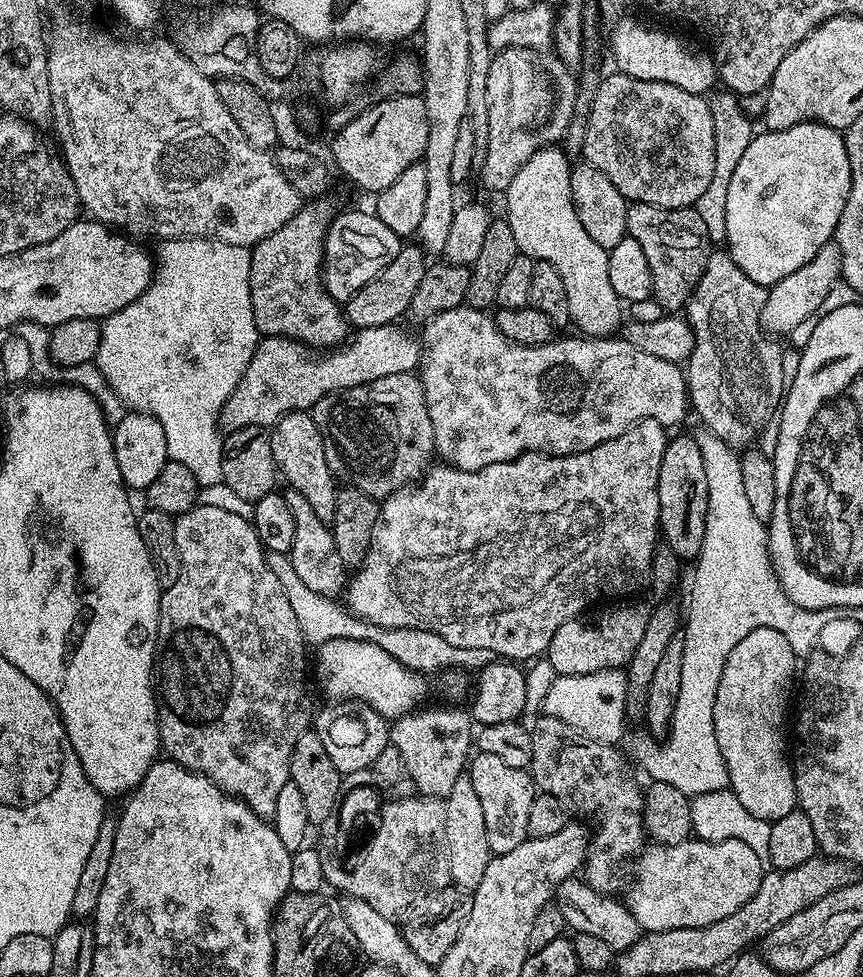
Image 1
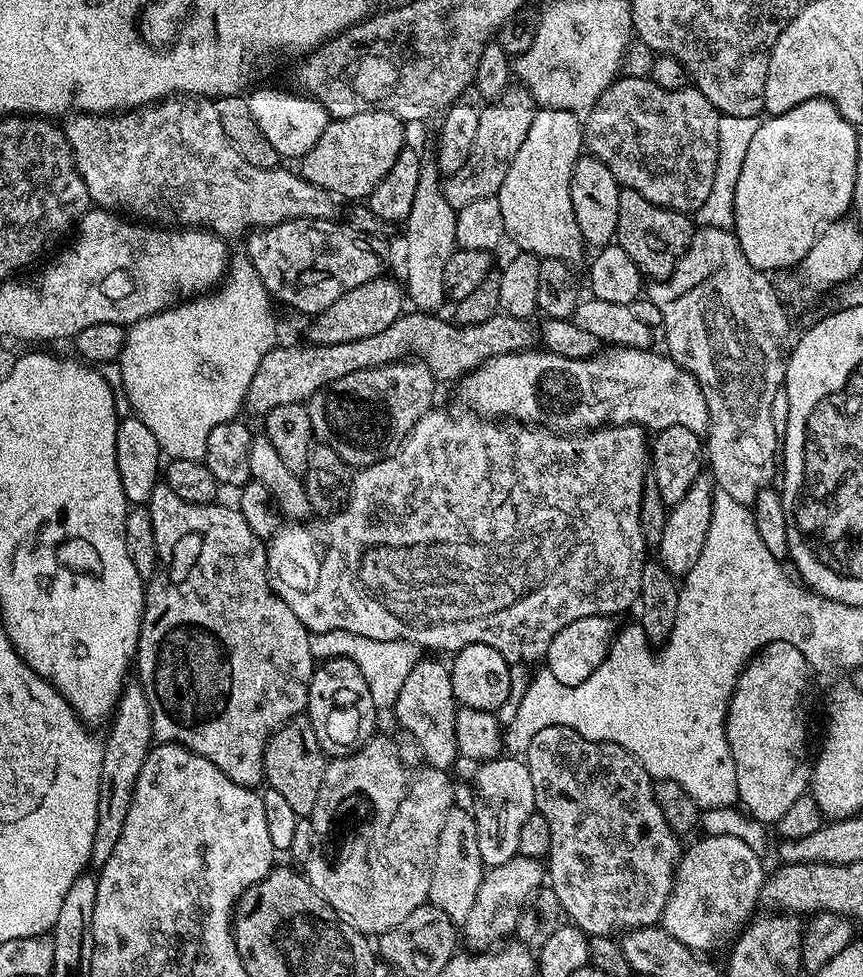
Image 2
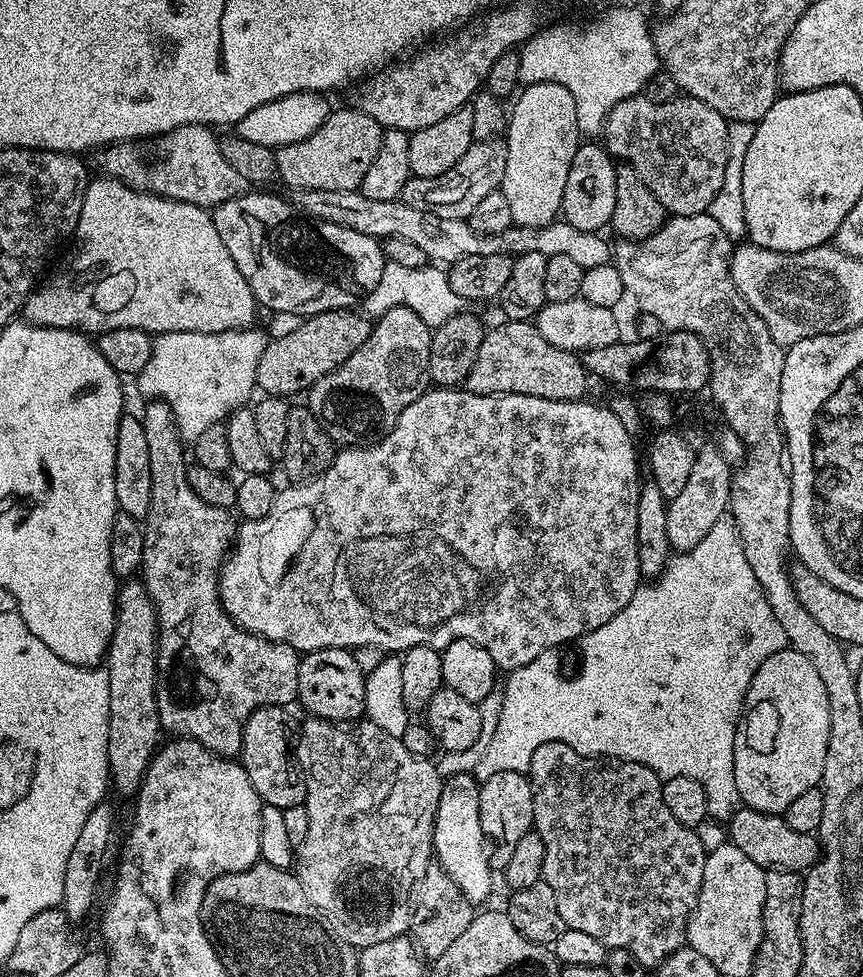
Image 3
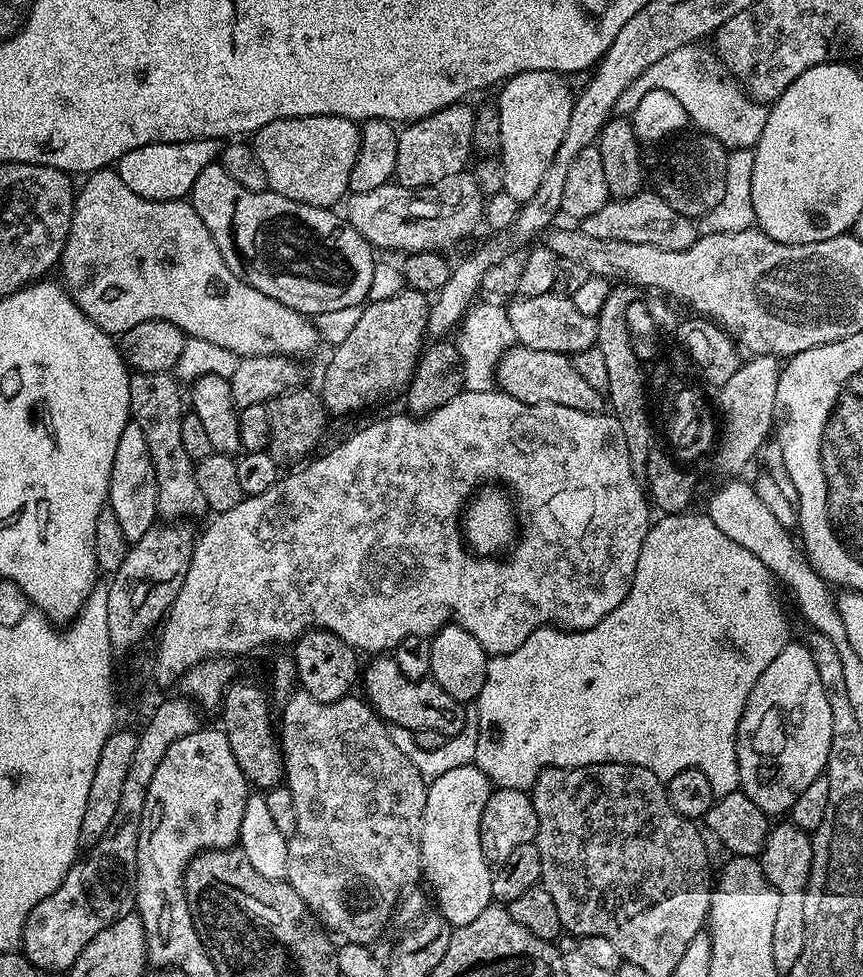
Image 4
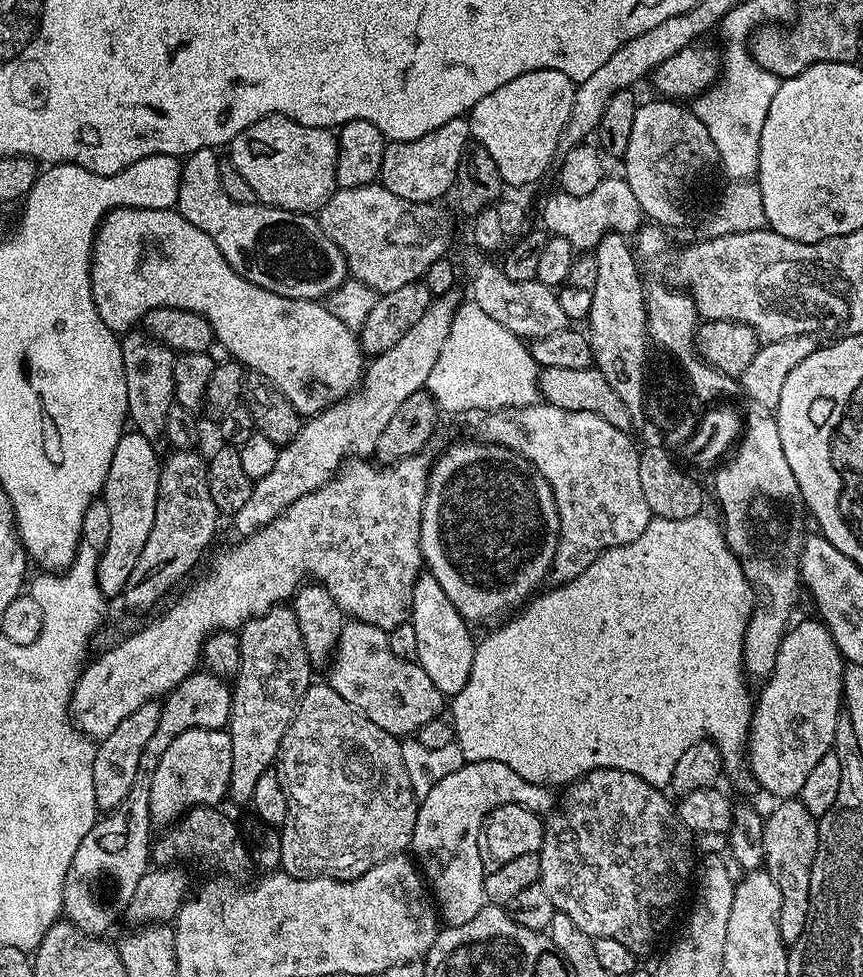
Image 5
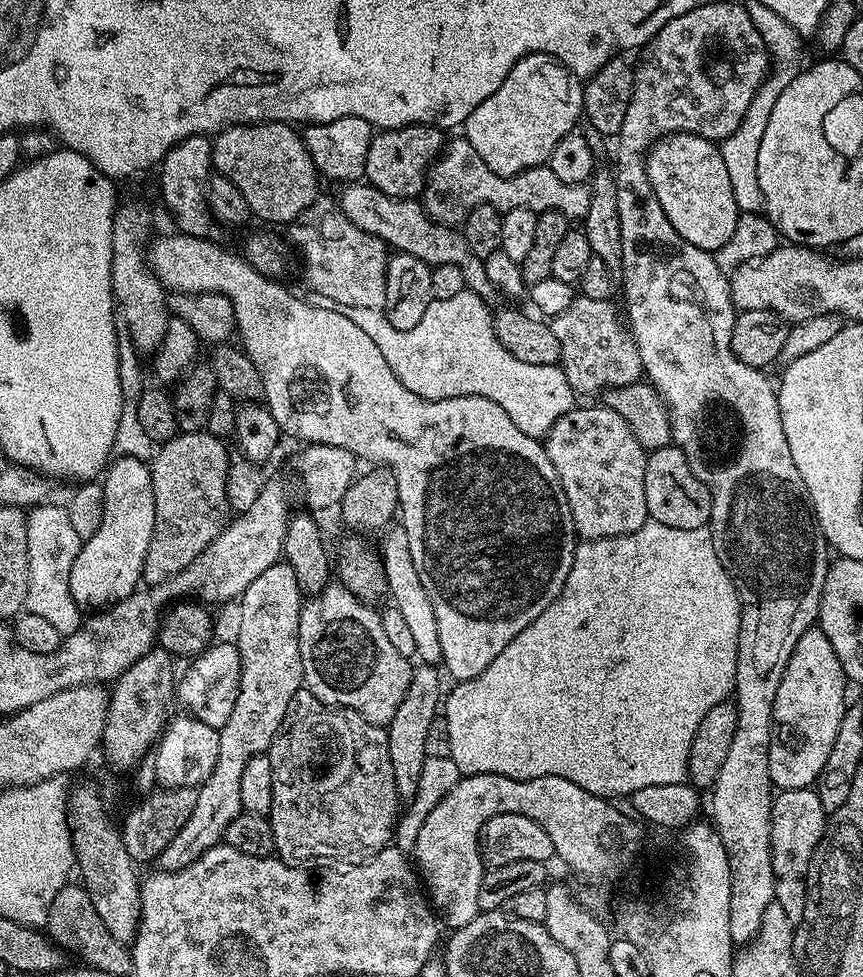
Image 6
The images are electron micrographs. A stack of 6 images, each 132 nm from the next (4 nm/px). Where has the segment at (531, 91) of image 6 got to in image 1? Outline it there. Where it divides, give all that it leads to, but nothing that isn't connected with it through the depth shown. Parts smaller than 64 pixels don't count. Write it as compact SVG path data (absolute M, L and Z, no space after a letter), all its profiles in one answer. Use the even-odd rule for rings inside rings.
M563 147L539 148L522 165L508 186L506 219L514 234L514 242L518 242L523 255L529 256L534 262L538 260L550 262L558 270L558 274L562 274L562 286L566 286L566 298L570 302L571 323L577 324L581 328L577 329L585 337L608 338L615 333L612 331L616 327L616 331L621 327L620 308L622 308L622 301L618 298L618 294L614 294L614 285L610 282L608 249L598 246L598 242L594 242L594 238L590 238L590 234L586 234L586 226L582 226L582 222L578 222L578 214L572 201L571 177L570 157Z

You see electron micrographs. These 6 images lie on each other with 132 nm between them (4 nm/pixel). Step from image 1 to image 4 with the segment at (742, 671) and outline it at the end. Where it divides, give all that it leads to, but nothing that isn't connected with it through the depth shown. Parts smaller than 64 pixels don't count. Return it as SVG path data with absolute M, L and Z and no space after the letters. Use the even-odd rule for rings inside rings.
M802 642L785 643L782 654L762 670L762 678L754 682L754 690L750 690L750 698L746 698L746 706L736 731L736 753L738 754L738 770L740 771L740 788L769 817L776 818L779 812L791 813L794 802L798 802L798 794L806 790L814 778L825 775L830 754L830 702L826 702L826 690L822 690L822 682L818 675L818 666L814 662L814 654Z

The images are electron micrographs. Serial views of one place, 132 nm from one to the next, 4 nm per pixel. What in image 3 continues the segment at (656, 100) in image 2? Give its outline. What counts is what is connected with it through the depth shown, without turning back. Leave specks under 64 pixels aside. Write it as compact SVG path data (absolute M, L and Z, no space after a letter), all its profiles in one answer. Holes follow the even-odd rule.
M641 94L618 102L618 106L614 106L614 110L610 110L610 114L604 119L603 147L608 149L609 156L629 164L638 178L646 182L654 198L658 198L658 202L662 202L662 206L672 216L707 212L726 174L729 121L718 114L718 110L706 106L706 102L687 94L656 100L651 100L648 94Z

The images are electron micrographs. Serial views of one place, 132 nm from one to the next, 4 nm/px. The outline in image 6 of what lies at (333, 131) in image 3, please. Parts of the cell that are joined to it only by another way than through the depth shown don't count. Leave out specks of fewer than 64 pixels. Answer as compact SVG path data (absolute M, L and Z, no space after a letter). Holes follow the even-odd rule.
M261 122L259 124L234 124L224 129L212 140L212 166L219 175L230 178L238 190L242 190L242 198L250 206L253 217L258 221L265 220L265 225L291 225L293 220L302 214L321 195L322 177L316 171L308 147L304 145L304 137L291 123Z

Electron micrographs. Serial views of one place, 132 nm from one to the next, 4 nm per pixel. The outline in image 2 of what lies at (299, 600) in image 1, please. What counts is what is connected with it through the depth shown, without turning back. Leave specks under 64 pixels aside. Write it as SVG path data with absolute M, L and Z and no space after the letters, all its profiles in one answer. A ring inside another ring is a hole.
M346 630L333 632L317 632L310 639L312 659L316 662L346 658L362 670L362 678L366 678L366 686L370 690L370 698L376 703L377 709L391 709L395 705L398 694L402 690L402 682L410 678L410 670L422 658L419 644L405 640L375 640L365 636L355 636Z

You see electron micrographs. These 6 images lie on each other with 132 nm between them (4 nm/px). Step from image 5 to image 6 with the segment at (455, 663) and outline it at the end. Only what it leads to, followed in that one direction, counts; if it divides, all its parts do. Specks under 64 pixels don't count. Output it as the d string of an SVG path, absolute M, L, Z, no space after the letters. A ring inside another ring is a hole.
M402 526L389 527L386 532L387 536L388 541L384 544L384 552L382 548L382 563L384 565L387 595L389 597L392 595L391 603L398 610L402 610L404 619L414 637L416 656L423 663L433 666L439 665L443 661L443 656L442 641L438 639L438 618L434 616L434 606L430 602L430 594L426 594L426 586L422 586L422 578L418 578L418 570L414 570L414 557L410 554L410 538L406 535L406 530Z

